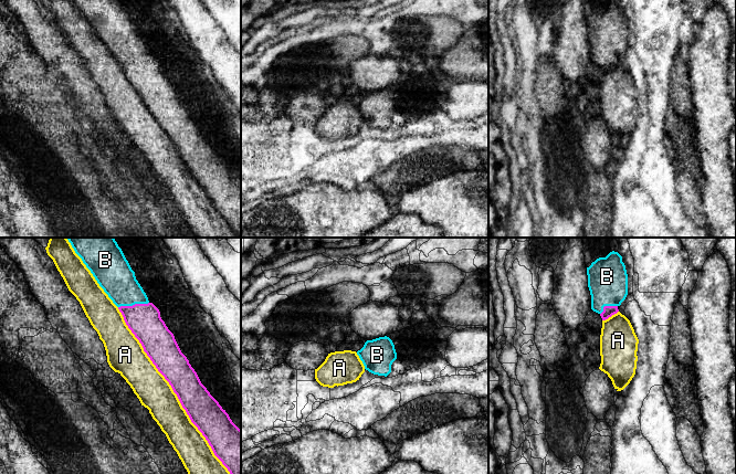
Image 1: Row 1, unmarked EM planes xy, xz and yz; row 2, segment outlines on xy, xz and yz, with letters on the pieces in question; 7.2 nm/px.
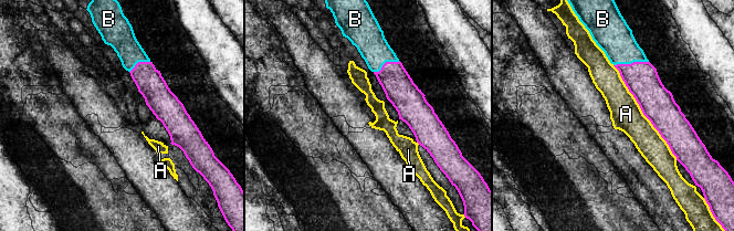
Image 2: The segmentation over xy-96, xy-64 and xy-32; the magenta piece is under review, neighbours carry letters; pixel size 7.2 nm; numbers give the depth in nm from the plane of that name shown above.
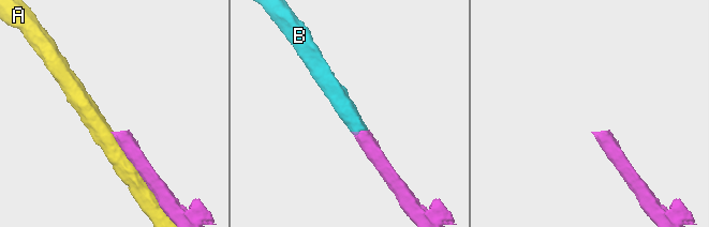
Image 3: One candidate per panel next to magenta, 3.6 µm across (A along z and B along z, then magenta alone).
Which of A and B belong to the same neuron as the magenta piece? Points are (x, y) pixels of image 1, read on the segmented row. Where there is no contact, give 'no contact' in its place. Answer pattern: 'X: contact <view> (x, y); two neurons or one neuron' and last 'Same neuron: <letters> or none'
A: contact xy (172, 389); two neurons
B: contact xy (133, 305); one neuron
Same neuron: B

